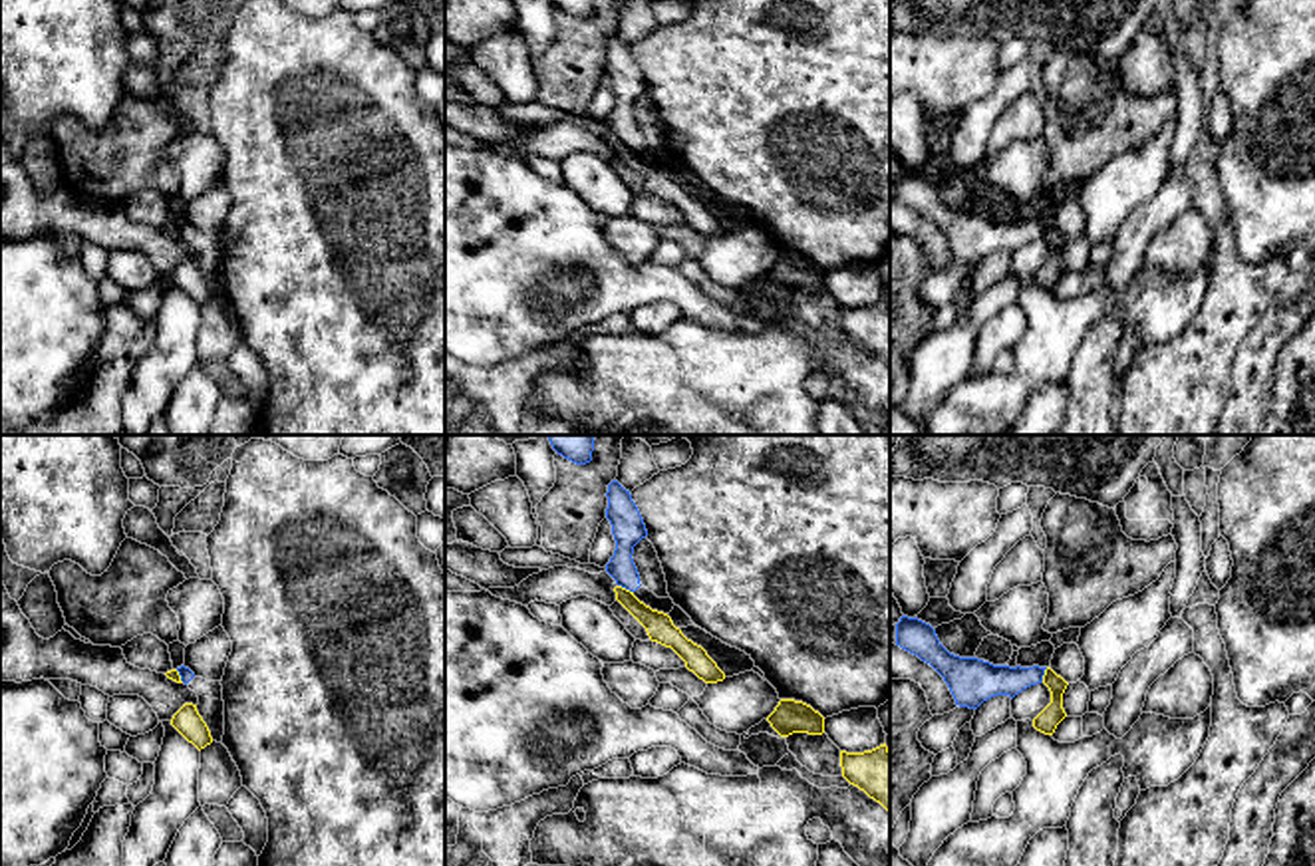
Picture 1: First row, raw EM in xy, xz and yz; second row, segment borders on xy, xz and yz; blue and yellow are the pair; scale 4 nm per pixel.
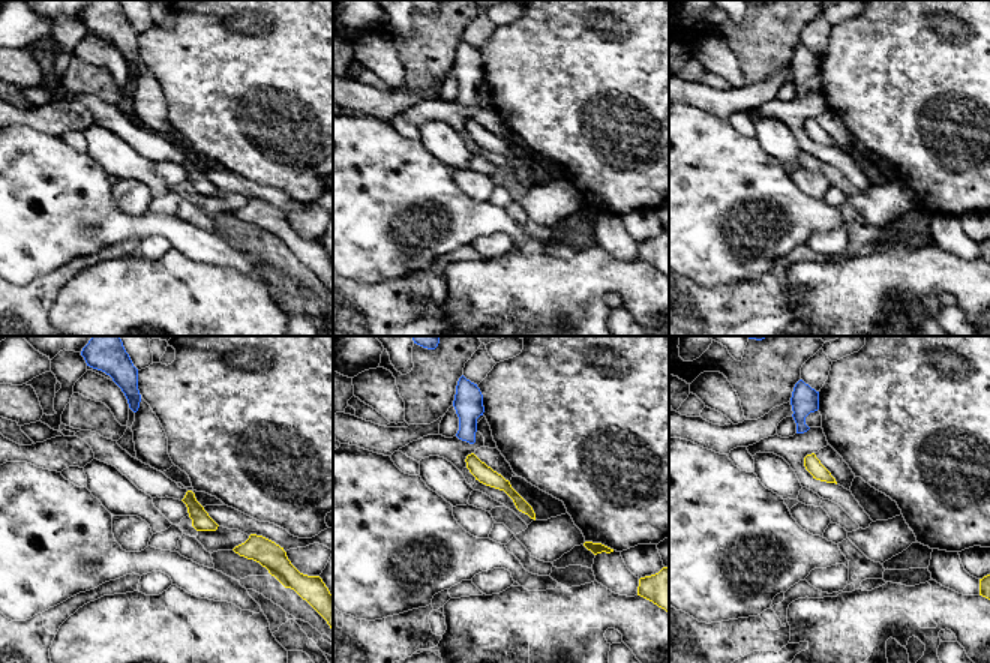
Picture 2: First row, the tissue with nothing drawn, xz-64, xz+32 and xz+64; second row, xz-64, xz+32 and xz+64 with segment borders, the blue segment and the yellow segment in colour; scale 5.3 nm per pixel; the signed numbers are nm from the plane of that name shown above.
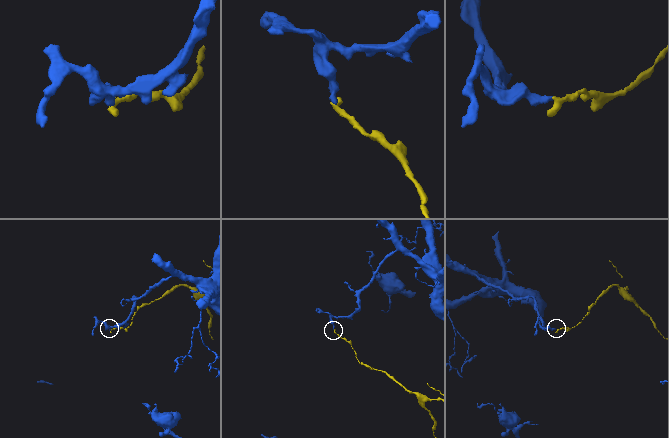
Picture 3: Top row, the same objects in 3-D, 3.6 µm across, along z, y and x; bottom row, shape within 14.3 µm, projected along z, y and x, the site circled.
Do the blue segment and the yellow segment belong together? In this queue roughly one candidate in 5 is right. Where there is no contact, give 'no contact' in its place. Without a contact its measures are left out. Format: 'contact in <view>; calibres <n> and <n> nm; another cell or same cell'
contact in xz; calibres 140 and 120 nm; another cell

